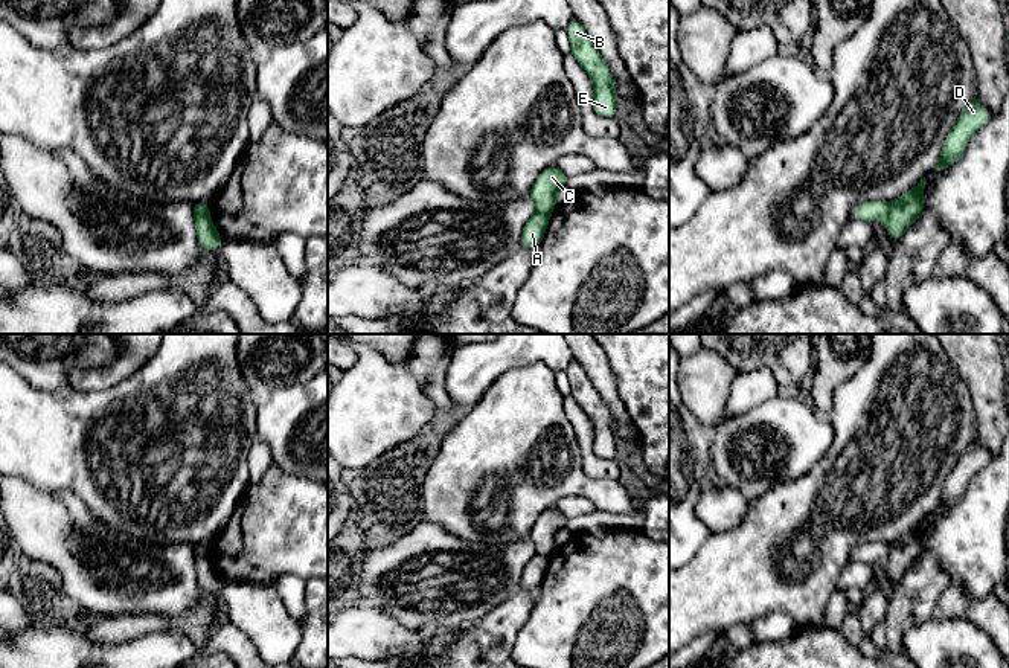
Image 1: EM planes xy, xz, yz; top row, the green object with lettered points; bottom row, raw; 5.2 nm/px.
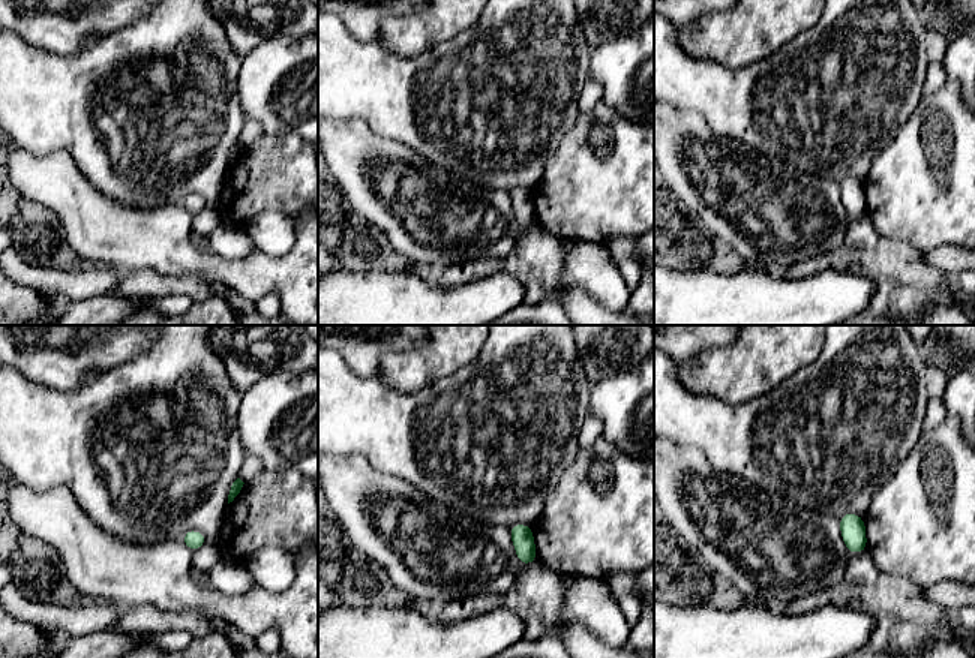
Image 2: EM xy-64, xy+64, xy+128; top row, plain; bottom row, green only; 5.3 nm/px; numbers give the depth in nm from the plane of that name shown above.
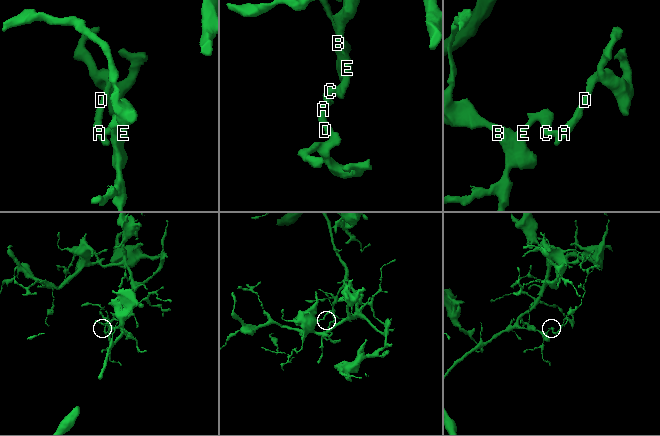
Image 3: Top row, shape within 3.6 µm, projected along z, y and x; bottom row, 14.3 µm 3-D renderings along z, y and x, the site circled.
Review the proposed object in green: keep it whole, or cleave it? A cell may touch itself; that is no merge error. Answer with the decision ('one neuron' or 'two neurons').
two neurons

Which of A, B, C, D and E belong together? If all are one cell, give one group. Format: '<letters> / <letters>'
A D / B C E

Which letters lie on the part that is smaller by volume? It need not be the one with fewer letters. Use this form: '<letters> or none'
A, D

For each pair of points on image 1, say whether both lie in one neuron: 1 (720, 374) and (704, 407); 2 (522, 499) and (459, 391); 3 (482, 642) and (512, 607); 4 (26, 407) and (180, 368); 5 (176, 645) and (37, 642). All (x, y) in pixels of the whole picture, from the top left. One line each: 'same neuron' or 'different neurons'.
1: same neuron
2: different neurons
3: same neuron
4: same neuron
5: same neuron

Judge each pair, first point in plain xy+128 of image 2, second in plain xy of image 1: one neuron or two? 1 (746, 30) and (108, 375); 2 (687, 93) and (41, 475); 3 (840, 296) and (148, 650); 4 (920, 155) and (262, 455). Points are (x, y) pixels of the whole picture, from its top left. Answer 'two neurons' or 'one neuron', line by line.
1: one neuron
2: one neuron
3: one neuron
4: two neurons

